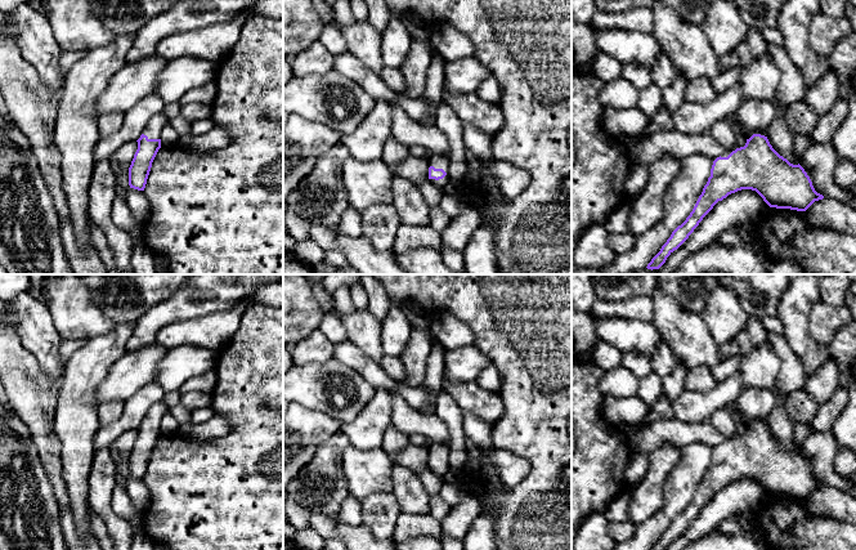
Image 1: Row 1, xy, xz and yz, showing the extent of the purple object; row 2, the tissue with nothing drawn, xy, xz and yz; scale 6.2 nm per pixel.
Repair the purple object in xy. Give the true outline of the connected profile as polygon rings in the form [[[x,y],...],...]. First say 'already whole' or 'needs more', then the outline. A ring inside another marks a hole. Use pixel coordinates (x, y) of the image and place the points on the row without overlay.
needs more; [[[163,401],[154,403],[145,413],[138,430],[138,438],[129,456],[130,477],[144,479],[152,451],[161,437],[161,420],[169,412]]]

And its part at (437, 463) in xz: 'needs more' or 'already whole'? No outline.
needs more

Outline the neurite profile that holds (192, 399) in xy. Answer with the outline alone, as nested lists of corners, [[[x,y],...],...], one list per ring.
[[[188,392],[181,395],[180,403],[189,408],[191,411],[202,407],[211,407],[212,394],[202,392]]]

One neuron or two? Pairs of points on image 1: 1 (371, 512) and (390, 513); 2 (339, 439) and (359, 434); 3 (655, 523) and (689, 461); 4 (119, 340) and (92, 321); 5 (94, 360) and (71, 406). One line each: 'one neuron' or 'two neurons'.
1: one neuron
2: two neurons
3: one neuron
4: two neurons
5: one neuron

